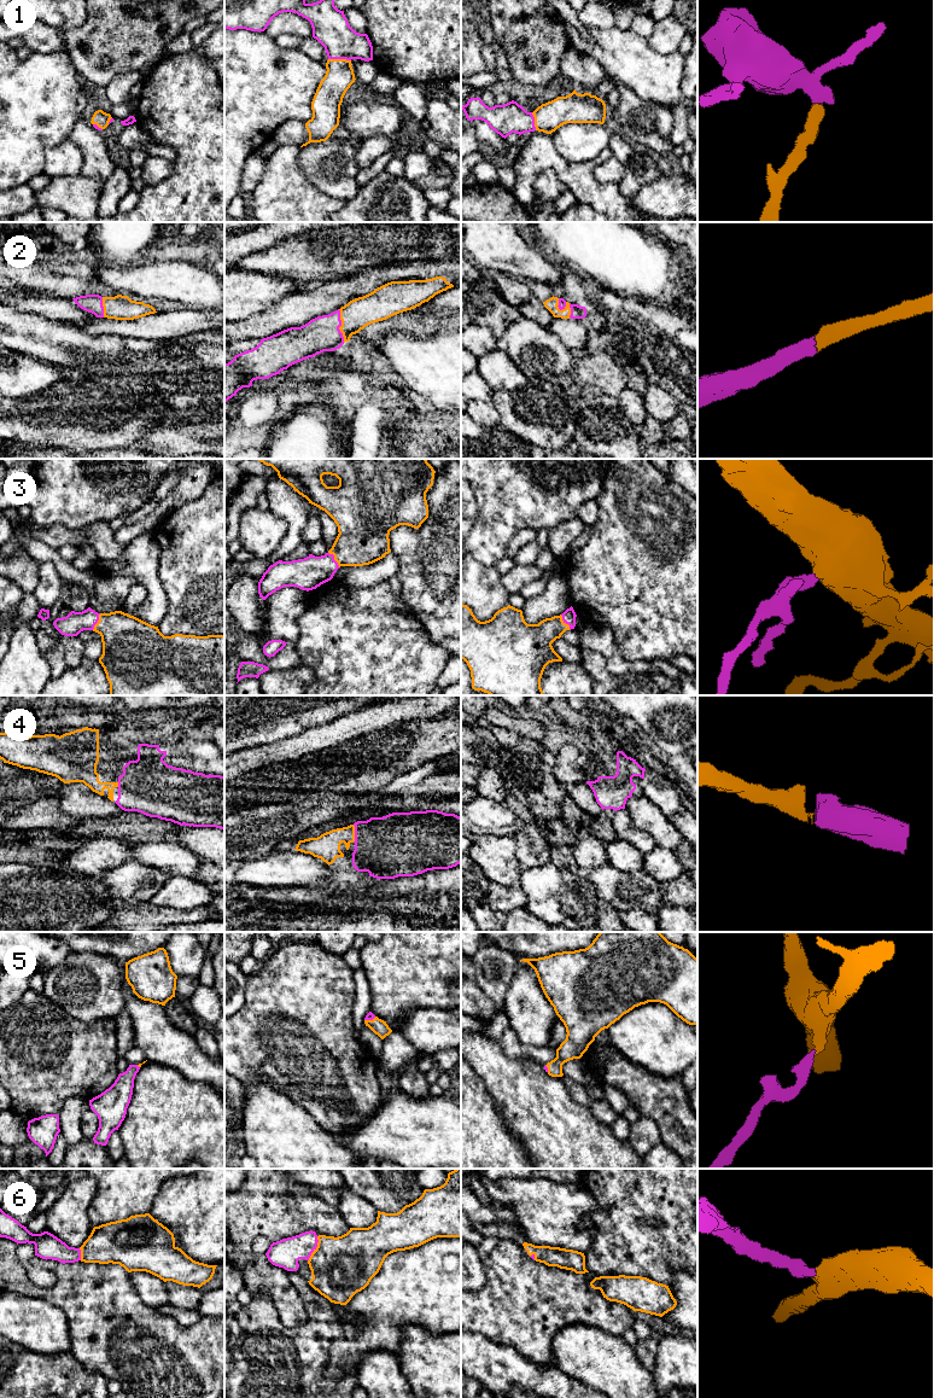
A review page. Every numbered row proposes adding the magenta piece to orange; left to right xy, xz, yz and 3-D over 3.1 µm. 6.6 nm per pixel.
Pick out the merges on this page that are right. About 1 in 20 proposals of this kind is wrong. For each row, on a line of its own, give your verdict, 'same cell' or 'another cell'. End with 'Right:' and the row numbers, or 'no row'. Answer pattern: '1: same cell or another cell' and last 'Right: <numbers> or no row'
1: same cell
2: same cell
3: same cell
4: same cell
5: same cell
6: same cell
Right: 1, 2, 3, 4, 5, 6

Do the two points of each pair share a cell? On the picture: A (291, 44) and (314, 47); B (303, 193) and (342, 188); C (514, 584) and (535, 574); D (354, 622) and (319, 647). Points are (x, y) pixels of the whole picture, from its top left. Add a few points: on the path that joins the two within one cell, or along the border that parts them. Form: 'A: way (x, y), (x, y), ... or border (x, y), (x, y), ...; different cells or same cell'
A: way (297, 44), (308, 46); same cell
B: border (302, 169), (308, 180), (319, 190), (345, 201); different cells
C: way (519, 580), (524, 575), (530, 574); same cell
D: way (345, 630), (339, 636), (332, 636), (327, 641); same cell

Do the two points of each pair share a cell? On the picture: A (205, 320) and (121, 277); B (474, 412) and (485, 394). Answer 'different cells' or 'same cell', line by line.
A: different cells
B: different cells

